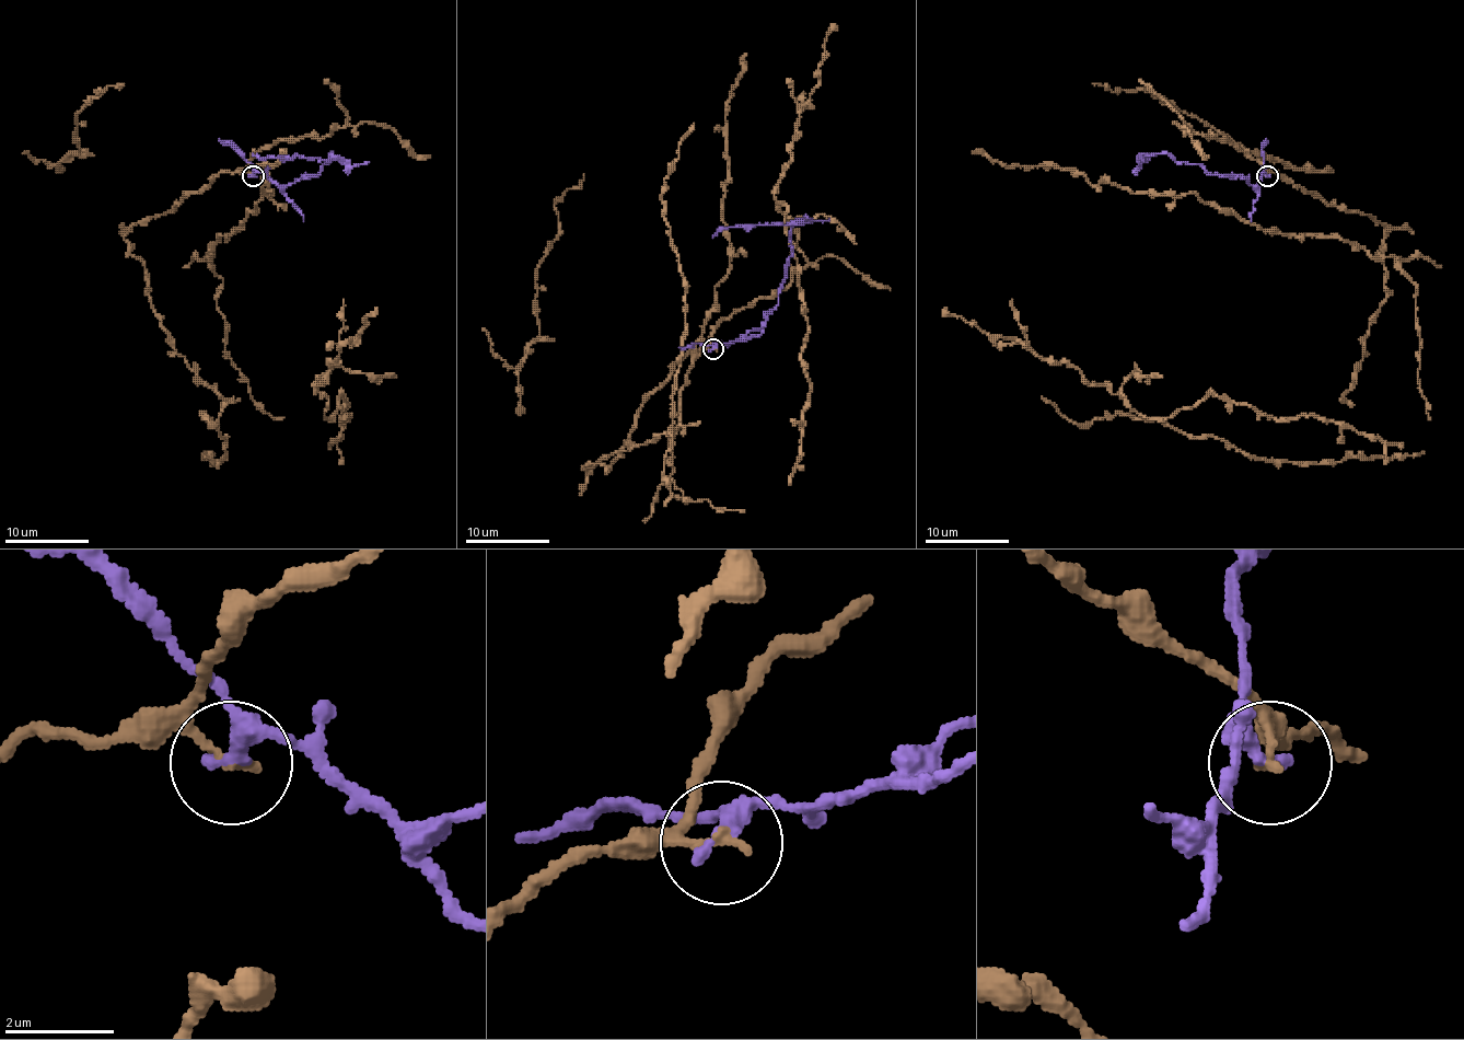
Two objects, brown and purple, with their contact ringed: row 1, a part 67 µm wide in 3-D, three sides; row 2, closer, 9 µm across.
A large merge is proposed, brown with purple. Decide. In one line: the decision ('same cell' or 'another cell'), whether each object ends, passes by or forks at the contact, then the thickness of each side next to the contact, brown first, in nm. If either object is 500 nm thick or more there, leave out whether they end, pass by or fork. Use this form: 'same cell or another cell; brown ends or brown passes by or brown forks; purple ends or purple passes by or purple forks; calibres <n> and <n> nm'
another cell; brown ends; purple passes by; calibres 170 and 280 nm

